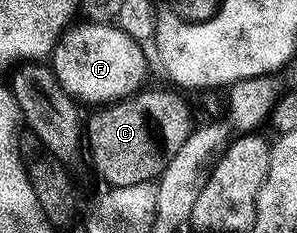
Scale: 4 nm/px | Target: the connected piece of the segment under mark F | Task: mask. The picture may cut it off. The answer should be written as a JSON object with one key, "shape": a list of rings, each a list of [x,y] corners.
{"shape":[[[79,22],[68,27],[59,37],[49,57],[49,67],[61,87],[77,102],[106,106],[126,100],[144,87],[147,56],[143,48],[140,41],[134,40],[117,26]]]}

